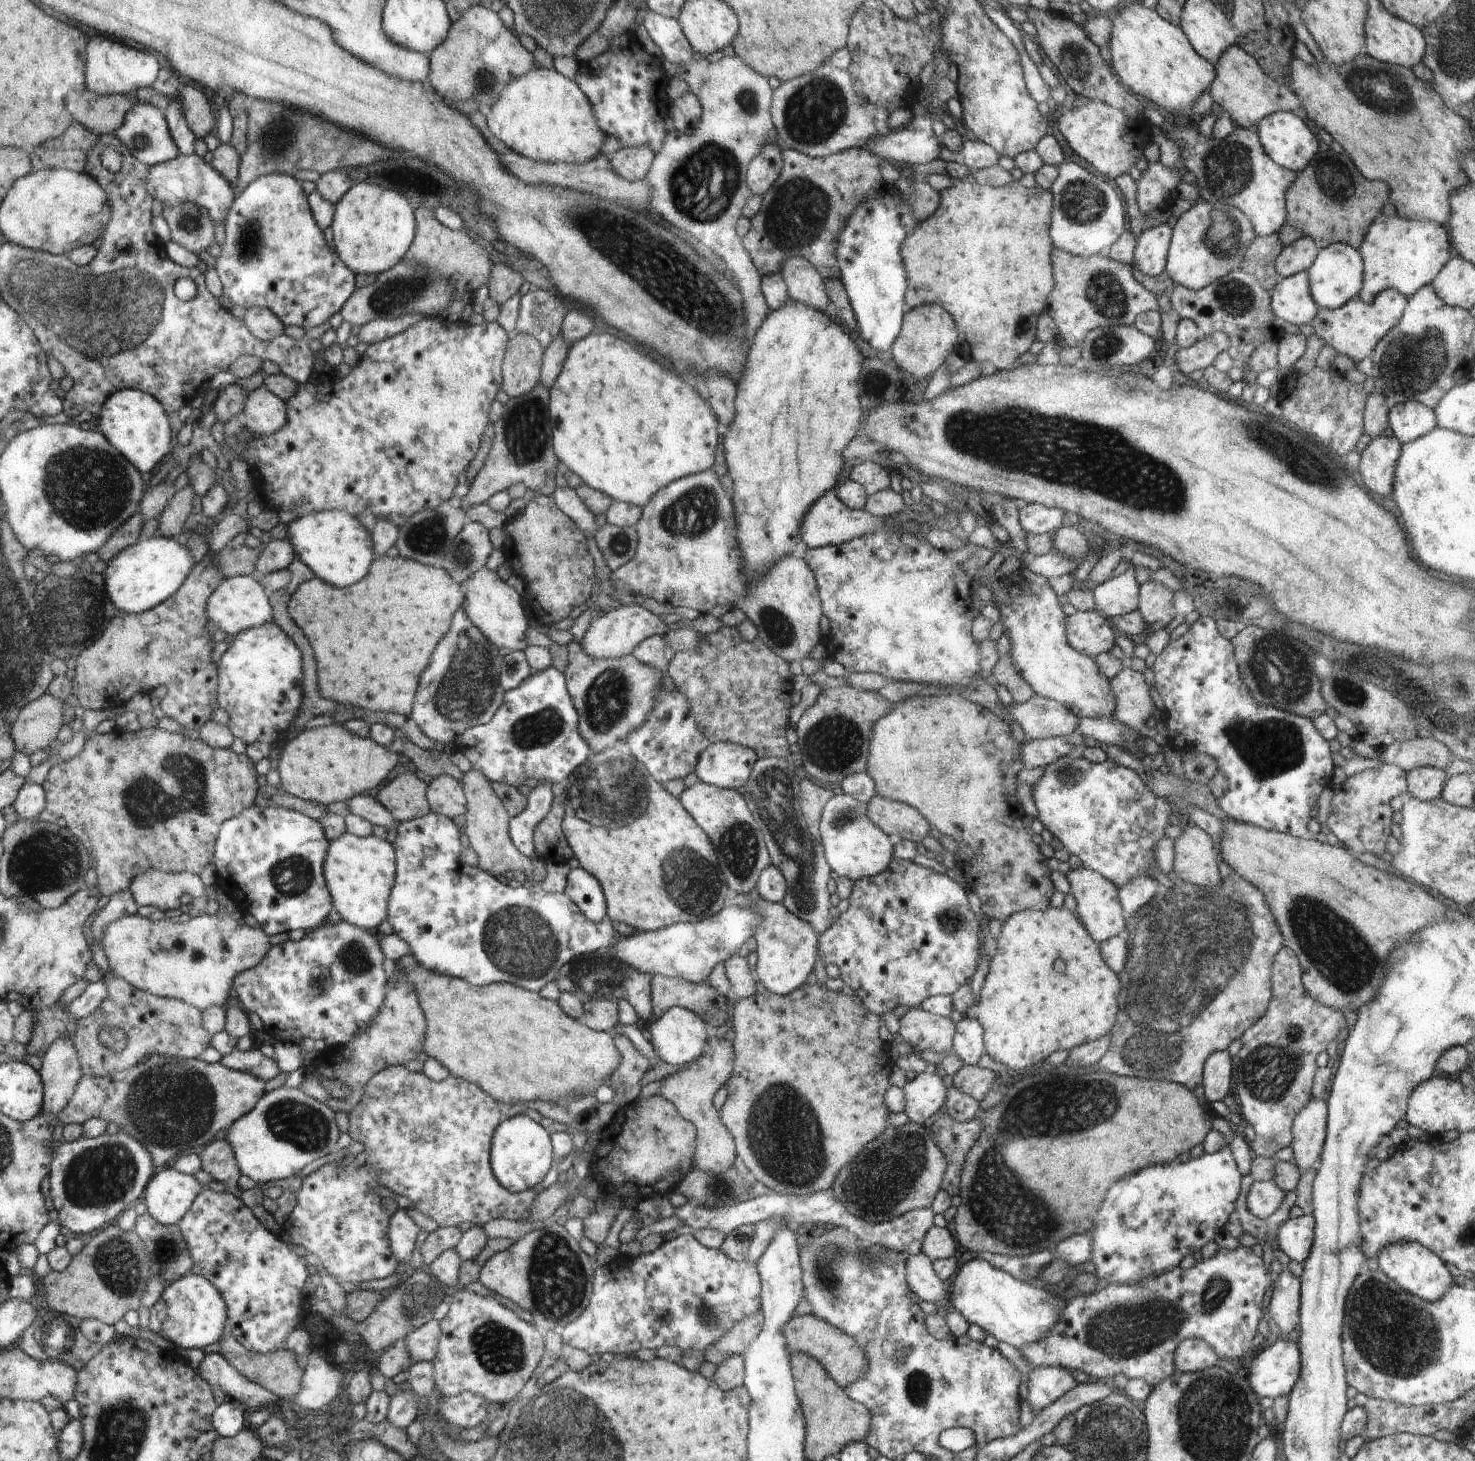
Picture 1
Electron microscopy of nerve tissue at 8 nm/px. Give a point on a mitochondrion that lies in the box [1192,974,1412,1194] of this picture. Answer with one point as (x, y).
(1269, 1071)

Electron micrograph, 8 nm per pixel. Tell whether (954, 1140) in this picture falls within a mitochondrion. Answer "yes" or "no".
yes

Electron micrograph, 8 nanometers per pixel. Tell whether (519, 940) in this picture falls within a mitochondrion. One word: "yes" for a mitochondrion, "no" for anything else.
yes

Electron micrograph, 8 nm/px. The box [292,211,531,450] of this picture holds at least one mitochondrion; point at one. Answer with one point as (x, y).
(400, 292)

